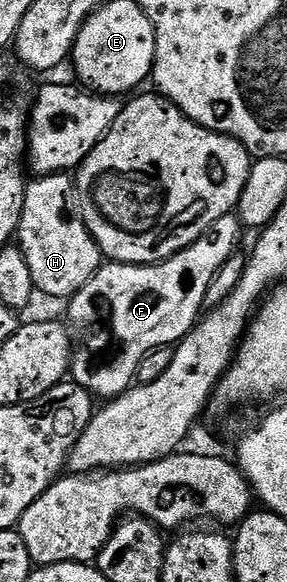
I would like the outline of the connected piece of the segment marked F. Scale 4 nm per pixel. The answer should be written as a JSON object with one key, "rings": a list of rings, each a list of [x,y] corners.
{"rings":[[[231,212],[216,220],[212,229],[206,231],[191,246],[172,255],[168,260],[151,266],[133,266],[112,261],[103,264],[96,276],[92,276],[92,280],[88,280],[88,284],[84,284],[84,288],[80,288],[80,292],[68,302],[70,318],[75,326],[73,329],[78,329],[86,337],[87,346],[87,350],[82,350],[79,354],[77,351],[73,355],[73,381],[89,390],[91,395],[99,399],[102,397],[102,400],[113,400],[135,385],[144,356],[154,350],[173,347],[194,329],[203,313],[202,305],[206,302],[206,293],[209,292],[214,277],[221,272],[222,265],[237,252],[242,233],[244,227],[237,213]]]}

